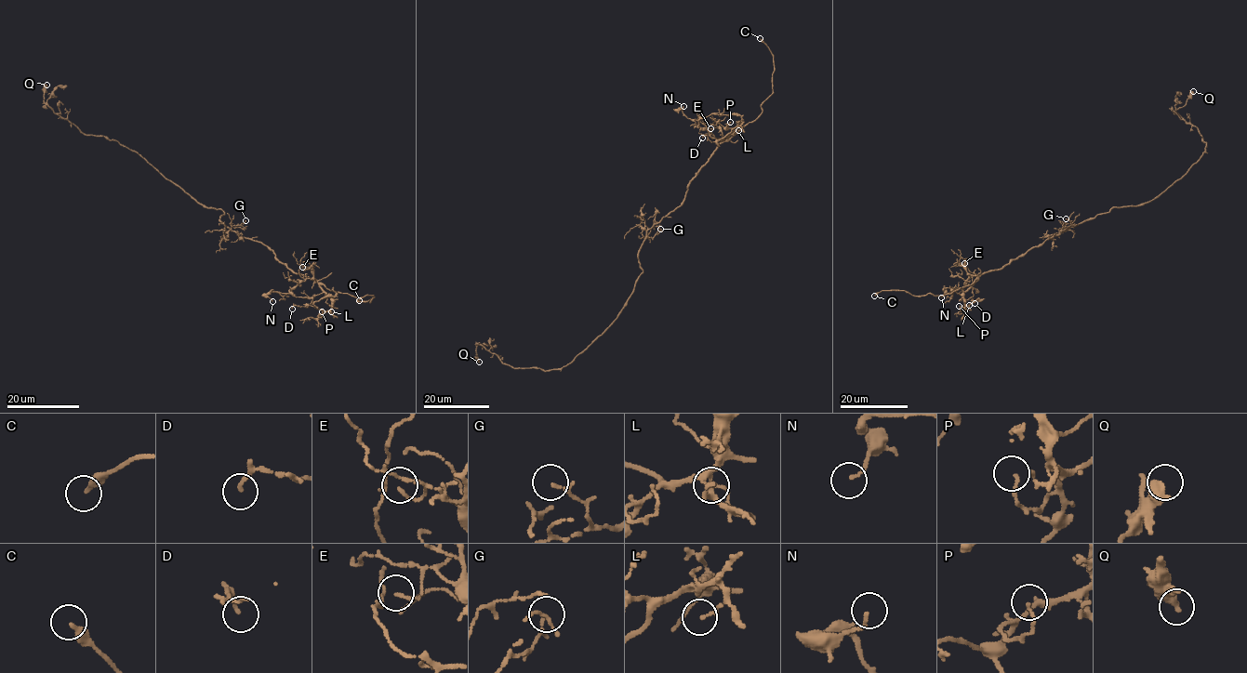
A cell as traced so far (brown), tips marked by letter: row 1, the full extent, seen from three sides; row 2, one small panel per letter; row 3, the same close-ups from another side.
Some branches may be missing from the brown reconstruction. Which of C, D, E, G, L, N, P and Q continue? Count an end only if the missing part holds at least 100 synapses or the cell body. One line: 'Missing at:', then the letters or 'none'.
Missing at: C

